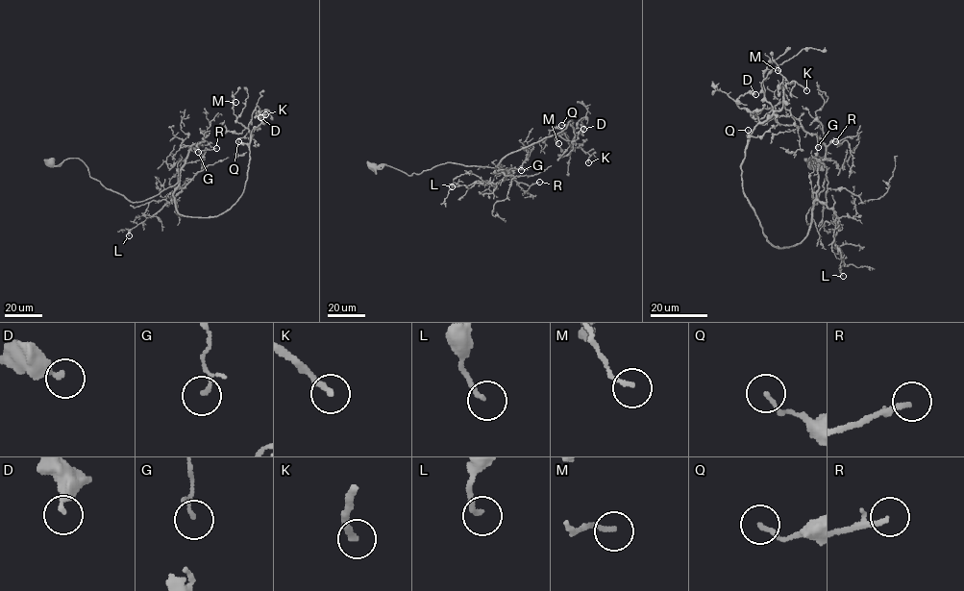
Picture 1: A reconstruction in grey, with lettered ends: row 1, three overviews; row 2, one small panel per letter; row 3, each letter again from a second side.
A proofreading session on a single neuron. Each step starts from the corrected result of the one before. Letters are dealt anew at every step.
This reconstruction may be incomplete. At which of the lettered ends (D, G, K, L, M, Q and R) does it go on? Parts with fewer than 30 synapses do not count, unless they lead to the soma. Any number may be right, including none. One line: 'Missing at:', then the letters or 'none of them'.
Missing at: K

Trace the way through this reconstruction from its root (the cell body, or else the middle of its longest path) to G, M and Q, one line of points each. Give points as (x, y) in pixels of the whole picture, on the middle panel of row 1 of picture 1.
G: (374, 166), (386, 164), (409, 176), (447, 162), (501, 167), (510, 175), (516, 169), (521, 170)
M: (374, 166), (409, 176), (447, 162), (501, 169), (506, 156), (571, 120), (575, 137), (556, 135), (558, 143)
Q: (374, 166), (409, 176), (447, 162), (501, 169), (496, 166), (506, 156), (572, 121), (561, 125)

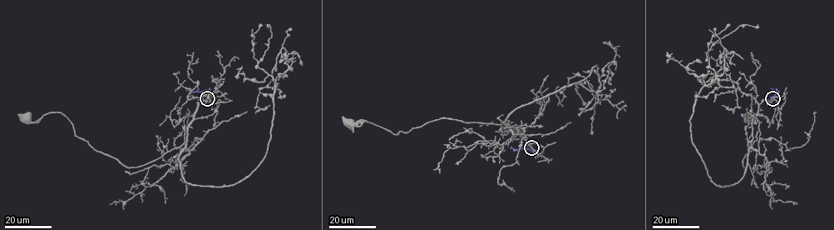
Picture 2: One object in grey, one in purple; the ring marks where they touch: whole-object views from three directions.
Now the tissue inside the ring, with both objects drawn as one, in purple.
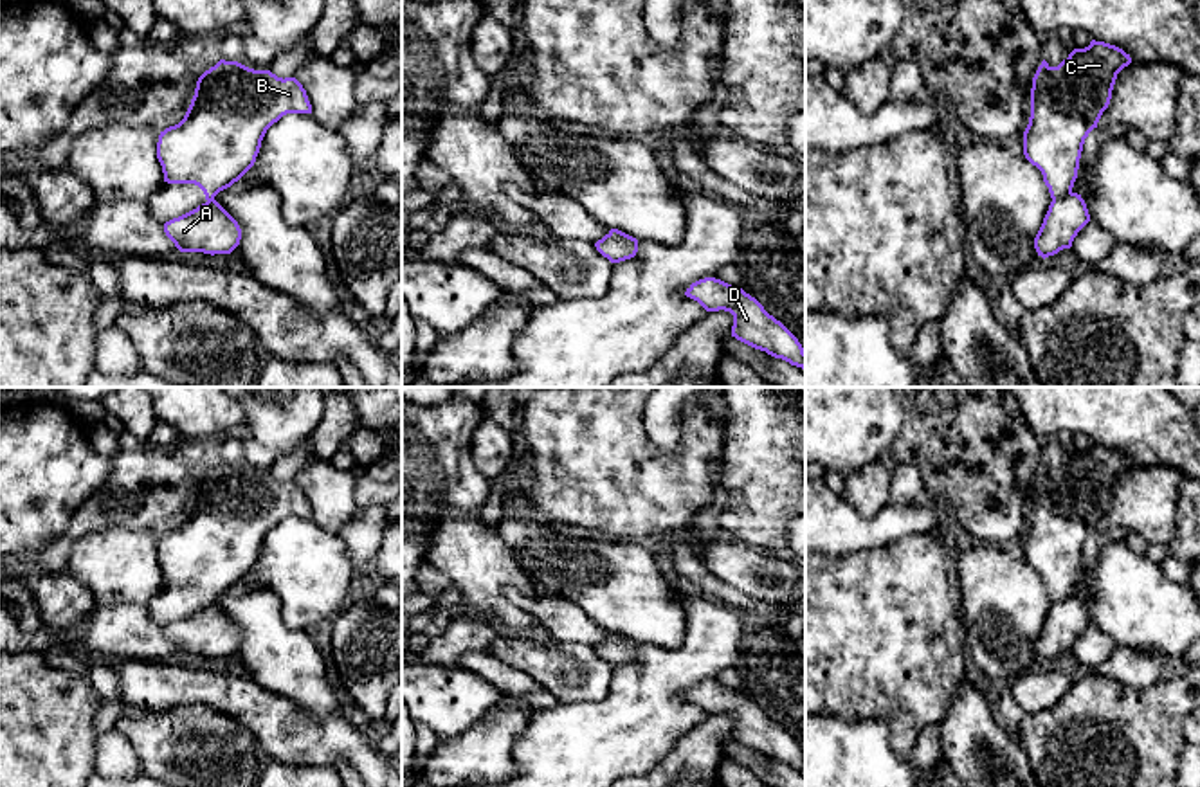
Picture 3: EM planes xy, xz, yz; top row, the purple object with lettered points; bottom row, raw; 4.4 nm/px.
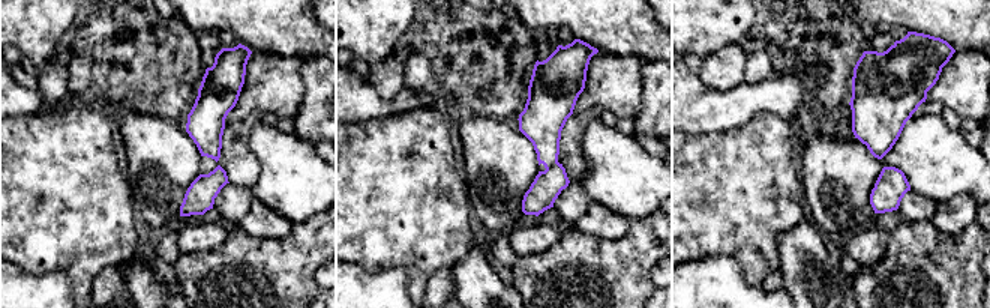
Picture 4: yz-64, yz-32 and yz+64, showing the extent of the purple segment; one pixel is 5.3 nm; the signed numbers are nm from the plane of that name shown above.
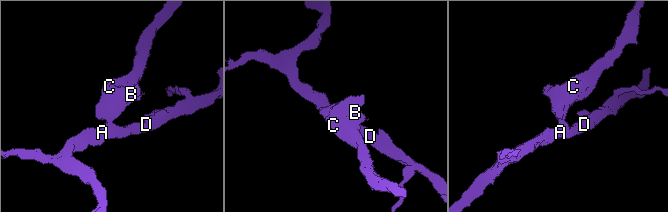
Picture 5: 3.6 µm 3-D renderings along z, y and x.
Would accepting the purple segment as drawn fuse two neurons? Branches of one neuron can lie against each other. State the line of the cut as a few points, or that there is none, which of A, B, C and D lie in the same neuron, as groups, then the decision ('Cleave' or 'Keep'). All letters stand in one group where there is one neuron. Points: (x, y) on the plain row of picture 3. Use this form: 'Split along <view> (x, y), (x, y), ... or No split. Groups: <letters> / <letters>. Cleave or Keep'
Split along yz (1071, 595), (1053, 604). Groups: A D / B C. Cleave

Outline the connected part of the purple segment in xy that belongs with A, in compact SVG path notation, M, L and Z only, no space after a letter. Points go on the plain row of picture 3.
M216 605L164 627L166 639L180 656L231 657L241 643L238 625Z

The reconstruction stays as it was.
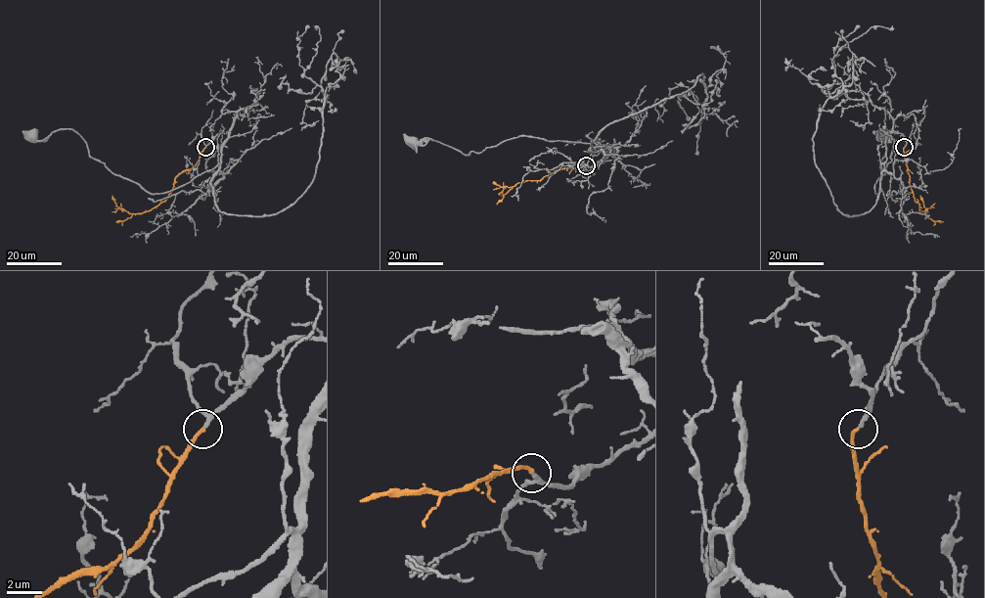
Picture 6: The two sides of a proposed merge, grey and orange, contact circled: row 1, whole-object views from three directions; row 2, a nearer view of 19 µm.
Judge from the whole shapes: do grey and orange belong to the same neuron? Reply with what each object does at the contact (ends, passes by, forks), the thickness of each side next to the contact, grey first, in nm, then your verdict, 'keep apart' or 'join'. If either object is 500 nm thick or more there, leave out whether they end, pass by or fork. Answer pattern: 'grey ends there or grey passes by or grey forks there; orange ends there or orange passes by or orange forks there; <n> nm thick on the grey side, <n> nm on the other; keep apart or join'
grey passes by; orange ends there; 180 nm thick on the grey side, 200 nm on the other; join

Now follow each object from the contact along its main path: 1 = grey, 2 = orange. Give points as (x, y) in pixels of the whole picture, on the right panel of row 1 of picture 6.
1: (905, 147), (901, 133), (887, 135), (875, 193), (894, 143), (886, 129), (880, 136)
2: (904, 148), (913, 197), (924, 213), (920, 196)

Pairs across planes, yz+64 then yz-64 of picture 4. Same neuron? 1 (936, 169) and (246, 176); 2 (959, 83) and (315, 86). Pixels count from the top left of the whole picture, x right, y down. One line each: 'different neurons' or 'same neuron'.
1: different neurons
2: different neurons

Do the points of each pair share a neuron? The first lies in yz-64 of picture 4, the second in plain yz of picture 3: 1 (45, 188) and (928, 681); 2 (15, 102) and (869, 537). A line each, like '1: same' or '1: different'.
1: same
2: same

